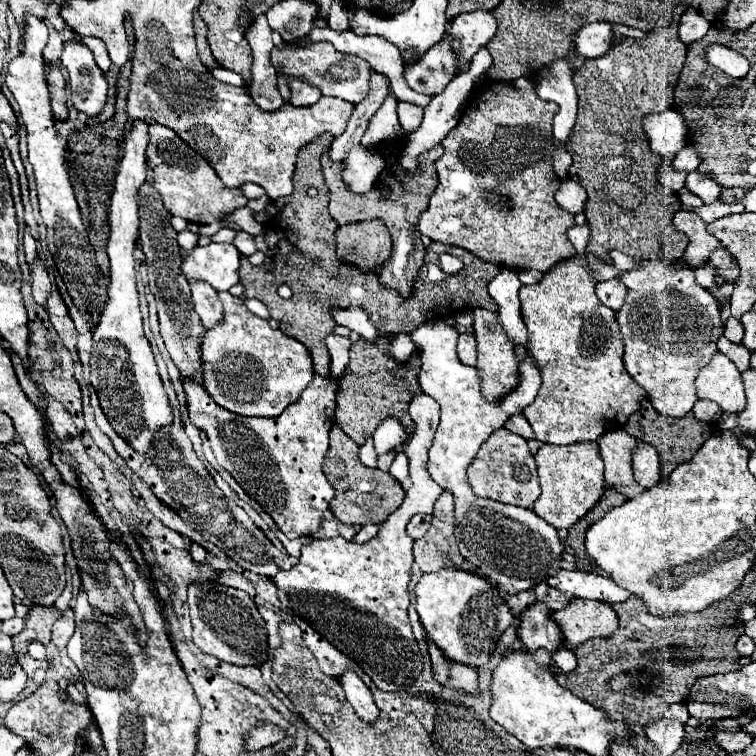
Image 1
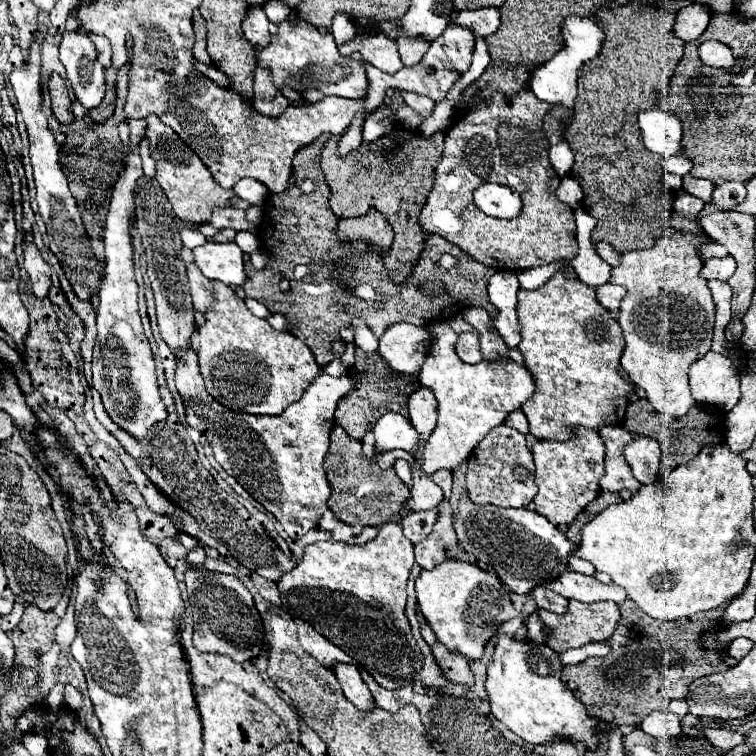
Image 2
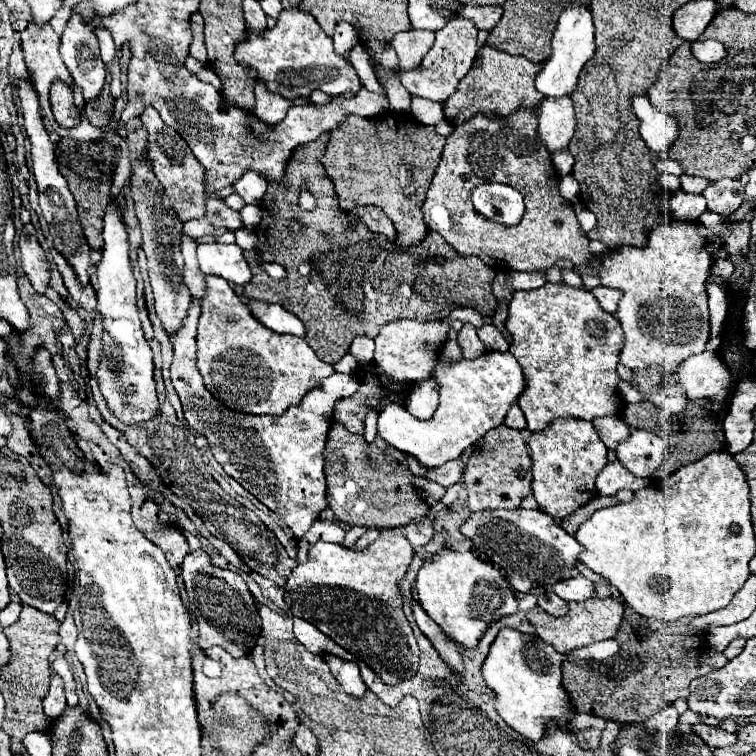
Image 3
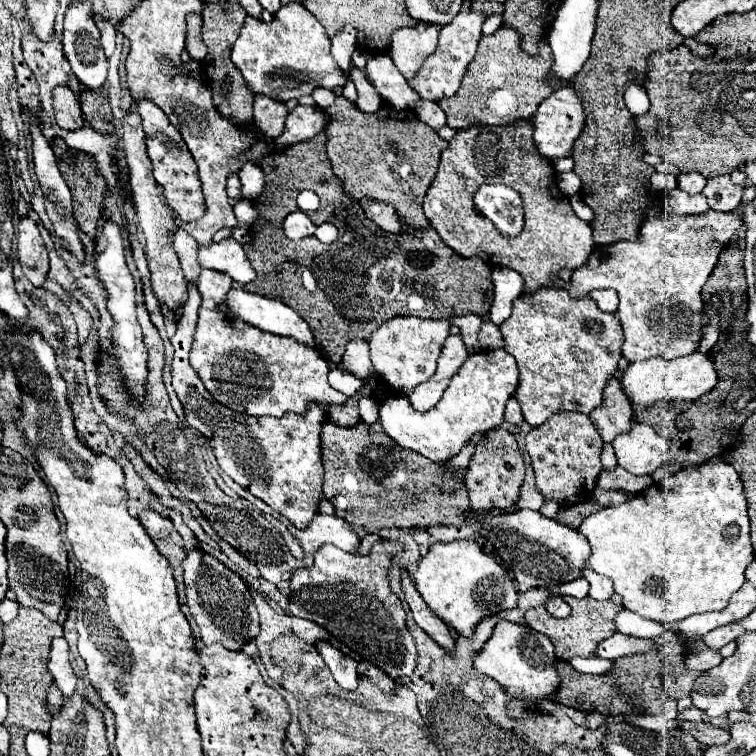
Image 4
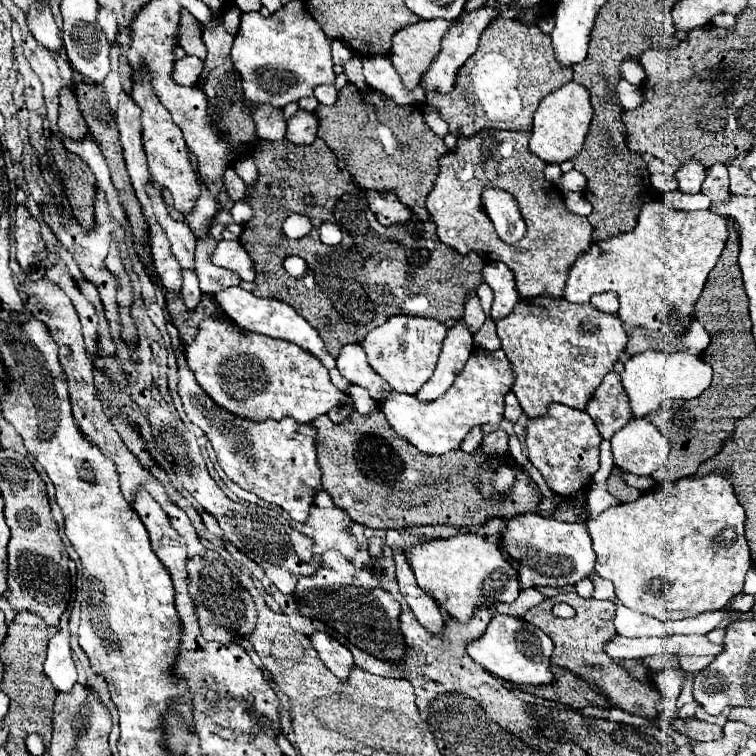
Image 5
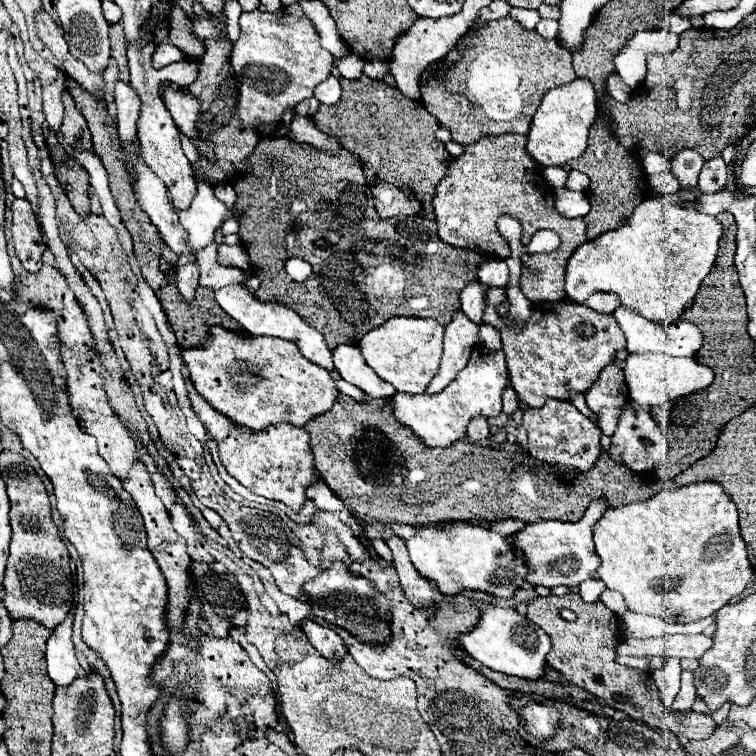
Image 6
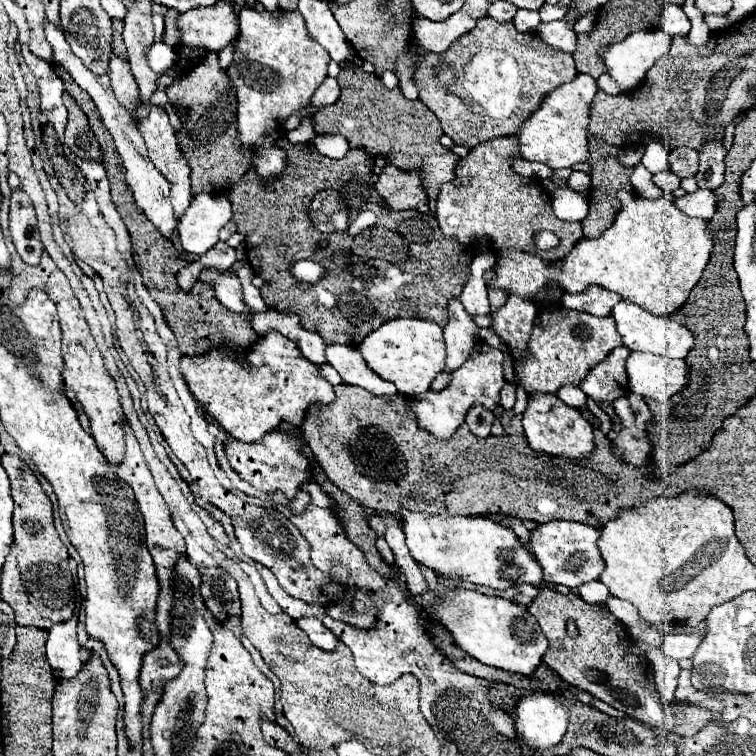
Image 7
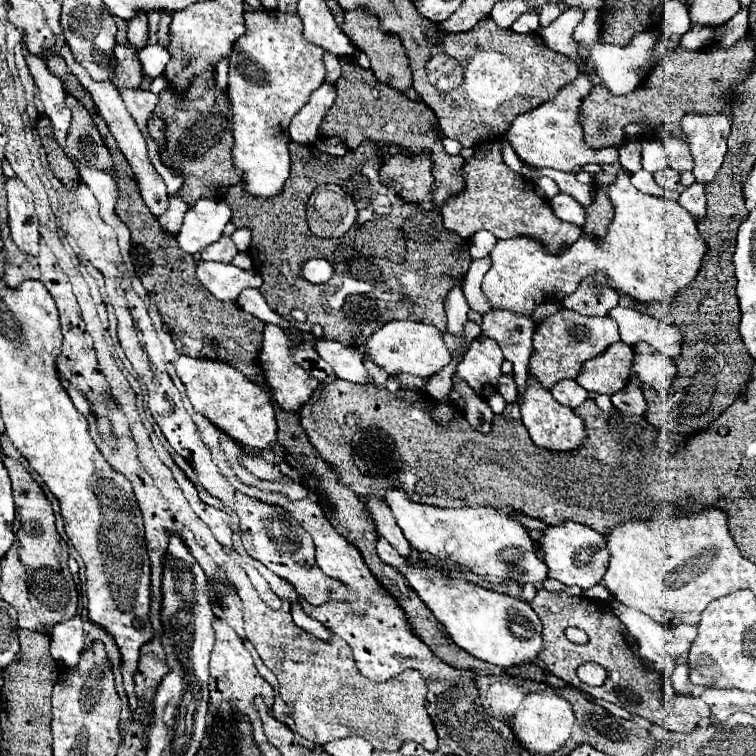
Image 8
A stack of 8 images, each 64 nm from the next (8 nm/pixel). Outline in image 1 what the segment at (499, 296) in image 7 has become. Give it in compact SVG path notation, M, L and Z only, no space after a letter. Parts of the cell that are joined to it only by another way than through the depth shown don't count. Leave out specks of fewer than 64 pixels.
M576 256L552 268L542 278L542 282L520 288L520 312L528 328L526 350L532 362L540 368L542 376L538 396L528 408L524 408L524 416L532 426L536 440L546 444L574 444L584 440L598 440L600 434L604 434L606 430L622 428L628 416L638 410L640 400L646 396L646 392L624 370L624 342L618 330L616 316L608 306L600 304L594 286L596 282L588 276L588 270L580 256Z

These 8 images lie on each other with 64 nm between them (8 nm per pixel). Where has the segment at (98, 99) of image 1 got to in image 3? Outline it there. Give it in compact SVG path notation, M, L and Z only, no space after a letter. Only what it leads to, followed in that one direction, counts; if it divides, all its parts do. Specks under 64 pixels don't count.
M74 14L66 22L60 54L74 84L82 88L84 100L96 98L104 86L106 66L100 58L98 38L82 14Z

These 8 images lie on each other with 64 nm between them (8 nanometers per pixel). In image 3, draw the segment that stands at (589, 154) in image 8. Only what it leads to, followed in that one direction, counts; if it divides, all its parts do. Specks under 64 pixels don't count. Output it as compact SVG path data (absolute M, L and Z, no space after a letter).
M560 96L560 98L544 98L538 106L538 136L544 140L548 152L560 152L566 150L574 132L576 132L576 112L574 112L574 102L570 96Z

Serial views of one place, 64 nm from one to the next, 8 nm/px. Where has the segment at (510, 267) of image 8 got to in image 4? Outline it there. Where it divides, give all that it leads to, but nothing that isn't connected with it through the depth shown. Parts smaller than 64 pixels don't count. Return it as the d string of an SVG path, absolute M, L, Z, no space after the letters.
M648 208L646 218L638 230L636 240L628 242L616 242L606 246L596 246L586 264L576 268L572 272L570 282L566 284L568 294L578 298L588 298L588 292L600 290L600 288L612 288L620 296L620 314L626 314L628 308L632 310L632 320L620 320L624 328L624 350L622 356L628 358L628 362L650 358L650 356L664 356L664 358L676 358L684 354L696 352L700 344L700 318L702 318L702 286L706 284L710 272L714 270L720 252L728 246L732 234L742 226L742 220L734 214L717 212L708 209L700 216L676 216L666 214L658 208Z

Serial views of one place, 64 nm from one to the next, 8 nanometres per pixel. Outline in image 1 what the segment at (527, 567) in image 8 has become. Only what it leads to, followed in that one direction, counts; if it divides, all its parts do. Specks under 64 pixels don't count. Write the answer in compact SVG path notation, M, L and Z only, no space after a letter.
M442 568L432 574L422 574L422 578L416 584L416 610L420 614L420 622L426 628L430 640L434 640L438 644L438 648L444 652L444 656L450 660L468 664L472 668L478 668L488 662L500 634L510 624L516 622L516 616L508 608L500 590L488 578L462 570L462 568Z

